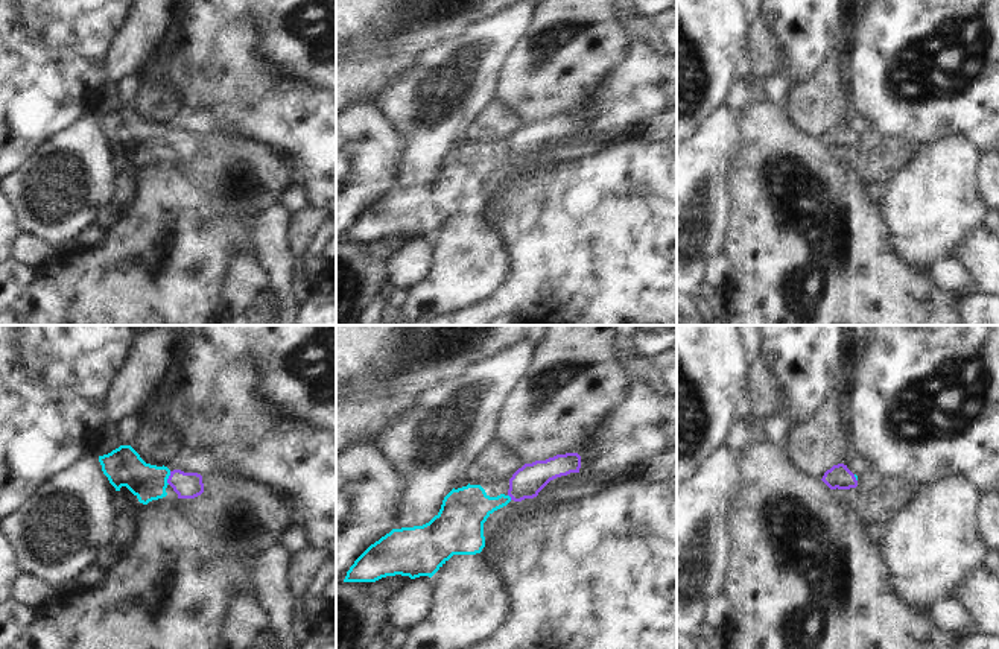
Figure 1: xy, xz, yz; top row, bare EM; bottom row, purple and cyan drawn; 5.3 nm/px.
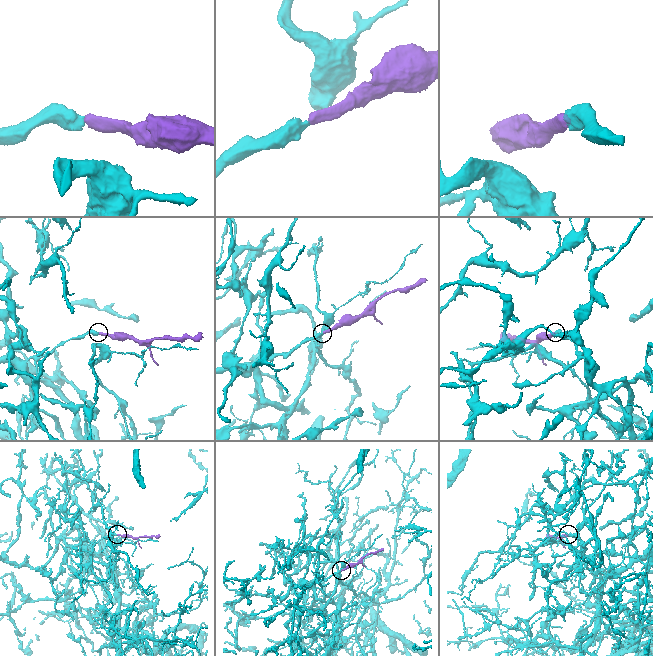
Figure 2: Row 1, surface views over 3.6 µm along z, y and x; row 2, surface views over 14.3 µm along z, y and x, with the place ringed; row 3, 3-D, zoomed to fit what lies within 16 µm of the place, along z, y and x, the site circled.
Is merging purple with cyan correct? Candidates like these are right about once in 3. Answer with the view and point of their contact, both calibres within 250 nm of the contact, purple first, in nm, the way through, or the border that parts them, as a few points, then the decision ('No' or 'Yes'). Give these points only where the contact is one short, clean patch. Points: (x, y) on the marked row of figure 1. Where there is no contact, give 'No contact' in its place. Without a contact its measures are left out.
Touches purple at xy (169, 478). Thickness 140 nm (purple) against 200 nm. Path across: xy (187, 485), (169, 478), (139, 478), (123, 467). Yes

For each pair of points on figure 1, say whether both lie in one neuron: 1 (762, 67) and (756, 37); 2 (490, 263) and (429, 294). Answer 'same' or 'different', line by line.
1: same
2: same

